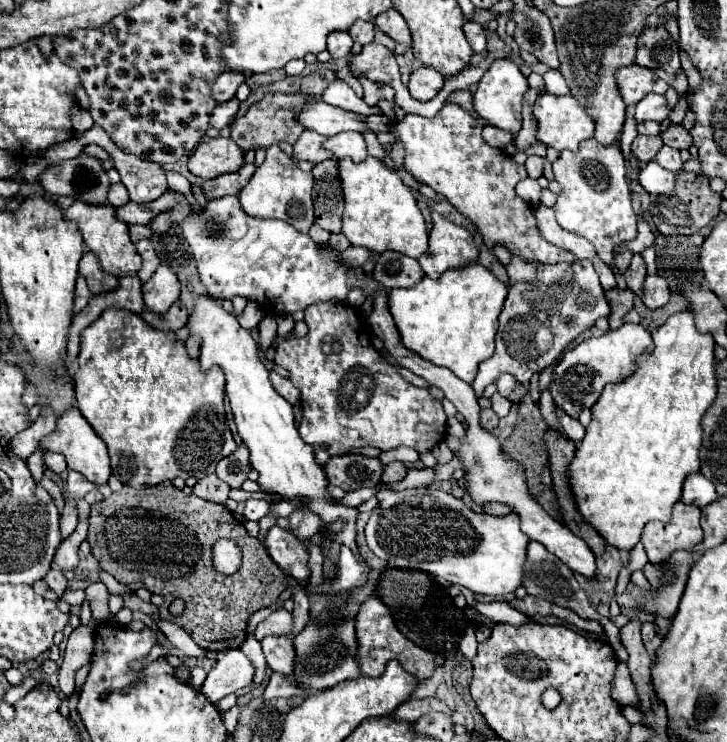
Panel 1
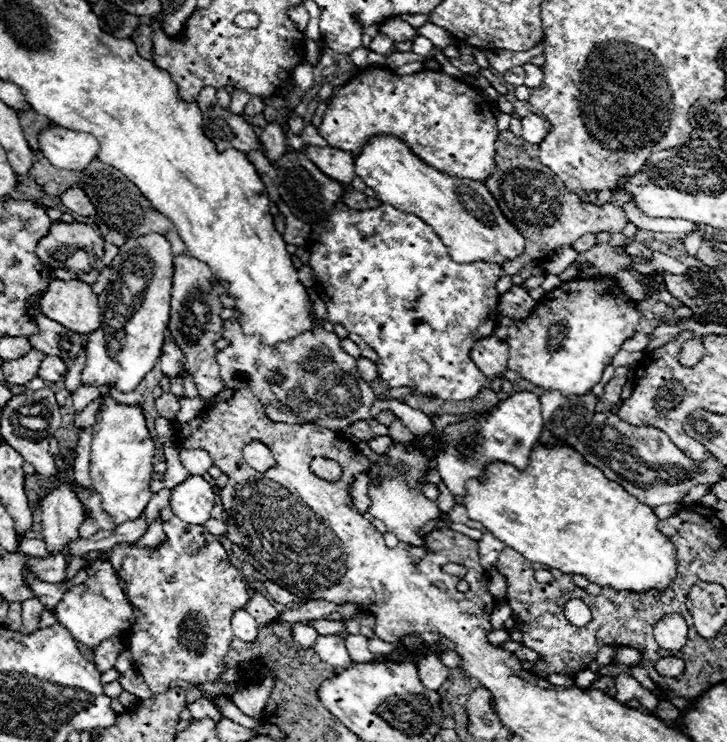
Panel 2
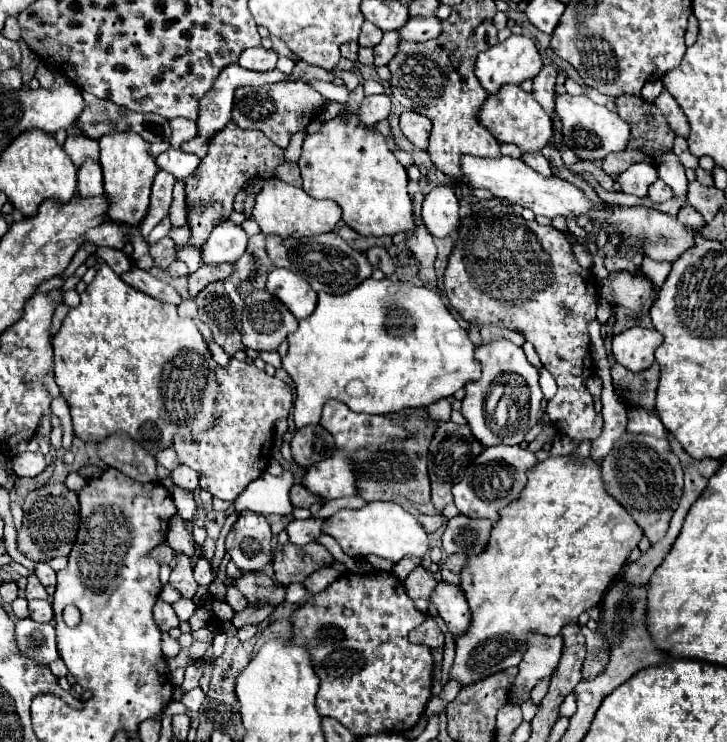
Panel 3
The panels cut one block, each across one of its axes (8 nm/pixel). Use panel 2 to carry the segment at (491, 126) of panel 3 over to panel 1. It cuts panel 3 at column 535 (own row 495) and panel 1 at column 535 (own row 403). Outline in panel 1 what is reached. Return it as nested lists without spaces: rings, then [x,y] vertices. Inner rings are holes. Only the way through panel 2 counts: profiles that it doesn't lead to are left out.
[[[548,92],[540,94],[540,98],[534,104],[534,116],[538,120],[538,140],[546,146],[552,146],[558,152],[562,150],[576,152],[580,142],[594,136],[592,118],[586,114],[584,106],[580,106],[580,102],[576,102],[576,98],[572,96],[554,96]]]

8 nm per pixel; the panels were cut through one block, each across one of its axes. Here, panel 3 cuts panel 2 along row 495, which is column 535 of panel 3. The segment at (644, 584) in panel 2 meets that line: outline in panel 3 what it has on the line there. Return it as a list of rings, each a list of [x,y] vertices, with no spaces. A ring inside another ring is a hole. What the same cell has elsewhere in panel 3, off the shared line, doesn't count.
[[[550,456],[538,462],[538,466],[528,470],[528,484],[520,498],[500,510],[500,520],[492,528],[492,538],[484,554],[468,558],[462,570],[462,590],[472,610],[472,624],[464,636],[456,638],[456,658],[450,678],[466,686],[494,672],[518,666],[530,632],[556,636],[562,626],[576,624],[582,612],[600,604],[642,536],[644,532],[628,510],[608,494],[600,464],[592,456],[584,460],[576,456]]]

